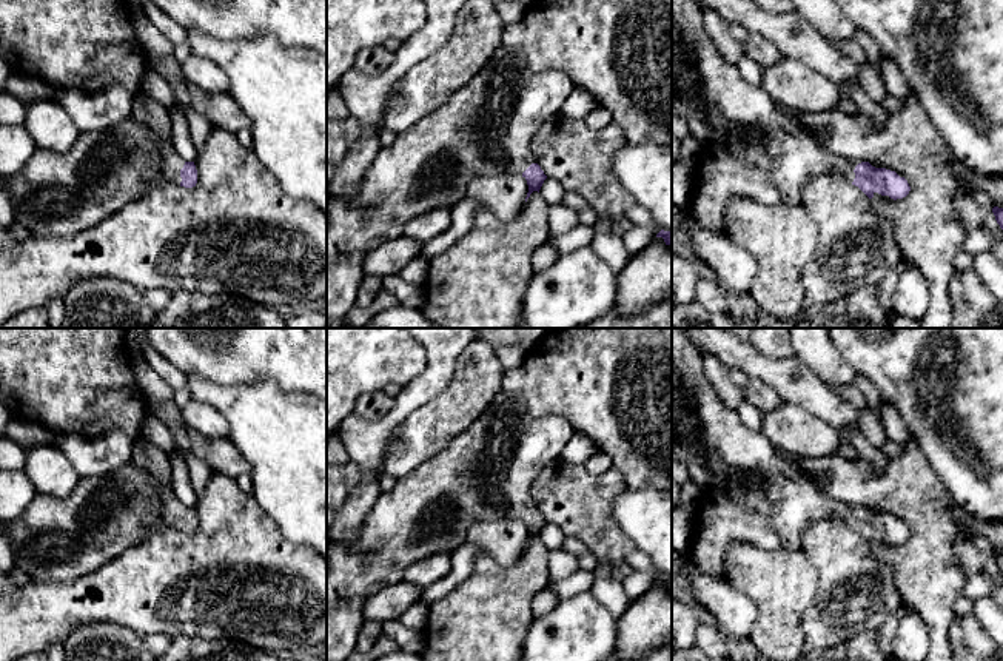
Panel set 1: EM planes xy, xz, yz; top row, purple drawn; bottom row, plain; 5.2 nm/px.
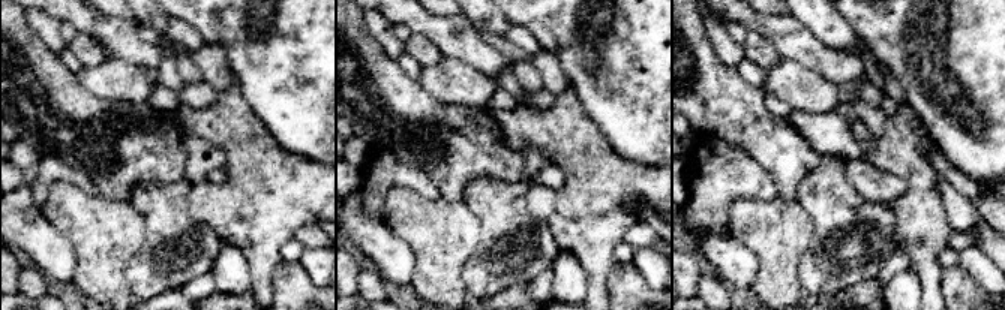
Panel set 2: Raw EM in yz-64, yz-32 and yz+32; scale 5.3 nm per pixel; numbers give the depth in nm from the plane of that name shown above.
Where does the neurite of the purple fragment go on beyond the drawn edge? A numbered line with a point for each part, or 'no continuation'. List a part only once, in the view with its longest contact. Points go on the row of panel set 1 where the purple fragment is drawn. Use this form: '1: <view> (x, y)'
1: xy (56, 194)

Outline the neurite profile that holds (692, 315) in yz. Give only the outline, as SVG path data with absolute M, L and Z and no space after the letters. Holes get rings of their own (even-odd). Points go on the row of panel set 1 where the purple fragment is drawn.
M696 300L672 307L672 328L738 328L730 311L712 313Z

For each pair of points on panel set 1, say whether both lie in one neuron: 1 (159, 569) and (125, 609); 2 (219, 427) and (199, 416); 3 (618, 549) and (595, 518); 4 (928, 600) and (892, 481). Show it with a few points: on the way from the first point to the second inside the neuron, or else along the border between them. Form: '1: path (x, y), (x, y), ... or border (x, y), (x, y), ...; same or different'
1: path (156, 578), (134, 600); same
2: path (214, 426), (204, 418); same
3: path (610, 541), (595, 526); same
4: path (928, 570), (928, 516), (922, 510); same

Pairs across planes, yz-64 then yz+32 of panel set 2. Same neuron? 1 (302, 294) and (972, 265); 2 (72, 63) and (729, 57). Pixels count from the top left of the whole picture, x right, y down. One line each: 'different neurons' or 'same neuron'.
1: different neurons
2: different neurons

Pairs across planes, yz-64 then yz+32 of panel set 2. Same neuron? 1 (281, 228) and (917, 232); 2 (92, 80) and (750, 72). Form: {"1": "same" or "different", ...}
{"1": "same", "2": "different"}

